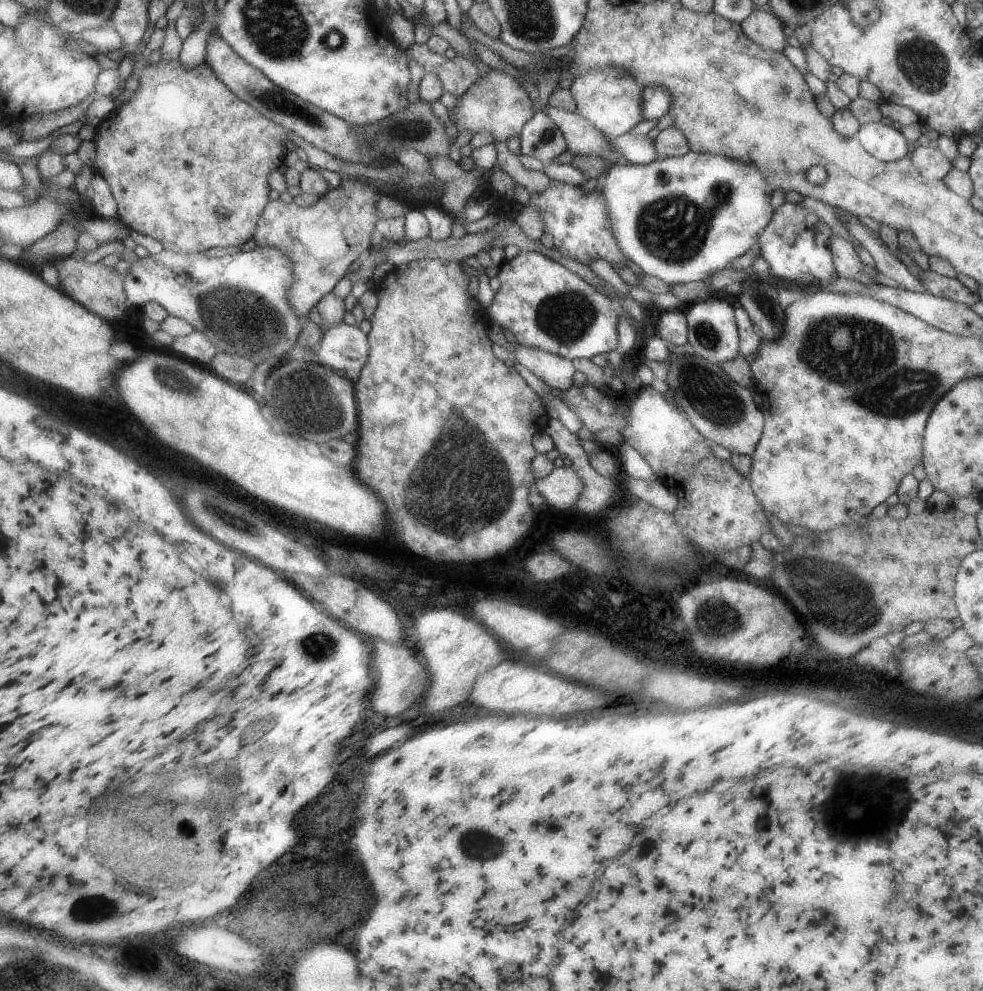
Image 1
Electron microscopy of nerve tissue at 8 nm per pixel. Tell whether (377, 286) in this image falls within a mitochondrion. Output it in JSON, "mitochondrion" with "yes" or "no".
{"mitochondrion":"no"}

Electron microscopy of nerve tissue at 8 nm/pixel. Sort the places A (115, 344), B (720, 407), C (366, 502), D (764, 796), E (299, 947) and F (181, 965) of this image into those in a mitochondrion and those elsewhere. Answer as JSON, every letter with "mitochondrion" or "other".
{"A":"other","B":"mitochondrion","C":"other","D":"other","E":"other","F":"other"}

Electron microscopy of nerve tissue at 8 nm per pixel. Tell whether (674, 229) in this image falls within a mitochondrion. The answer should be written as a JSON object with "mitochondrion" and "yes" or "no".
{"mitochondrion":"yes"}

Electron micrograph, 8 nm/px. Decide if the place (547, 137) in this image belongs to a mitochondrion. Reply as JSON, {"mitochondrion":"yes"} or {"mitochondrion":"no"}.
{"mitochondrion":"yes"}

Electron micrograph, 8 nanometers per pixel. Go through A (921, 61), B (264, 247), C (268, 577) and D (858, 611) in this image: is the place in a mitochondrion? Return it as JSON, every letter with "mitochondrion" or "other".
{"A":"mitochondrion","B":"other","C":"other","D":"mitochondrion"}

